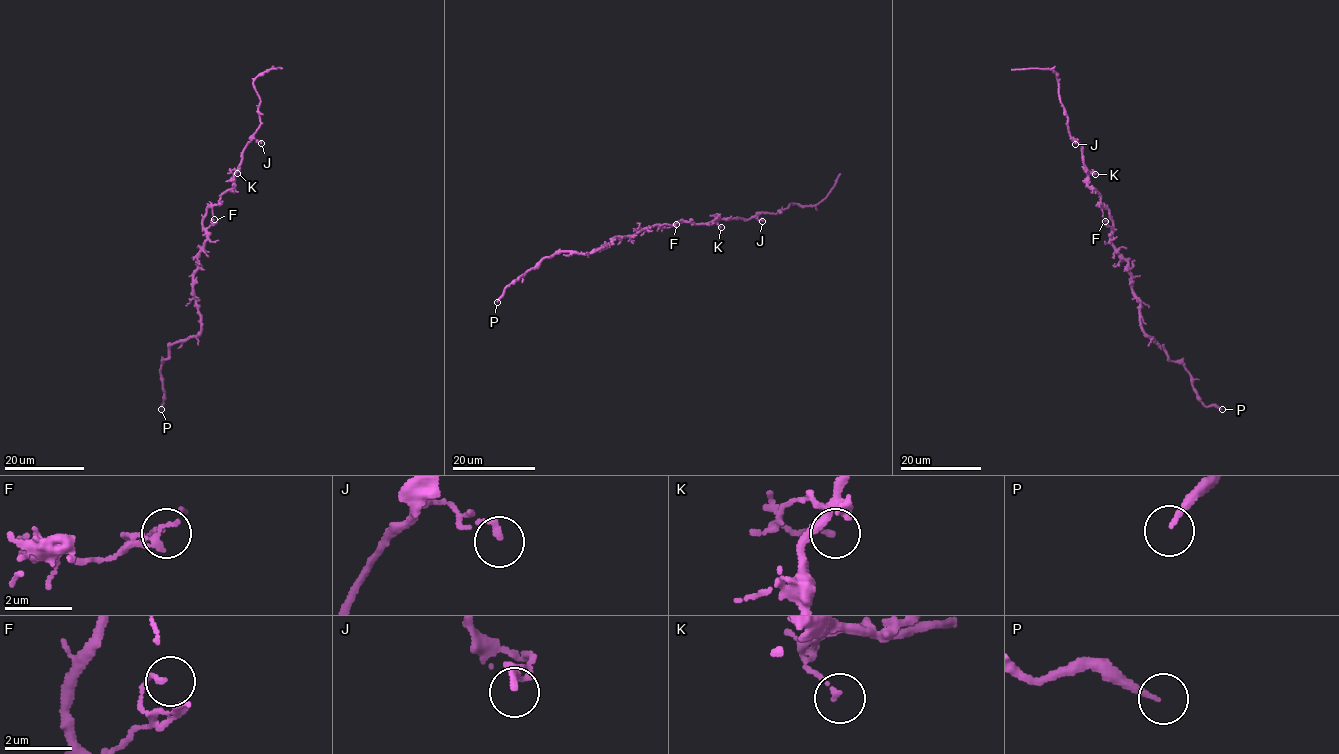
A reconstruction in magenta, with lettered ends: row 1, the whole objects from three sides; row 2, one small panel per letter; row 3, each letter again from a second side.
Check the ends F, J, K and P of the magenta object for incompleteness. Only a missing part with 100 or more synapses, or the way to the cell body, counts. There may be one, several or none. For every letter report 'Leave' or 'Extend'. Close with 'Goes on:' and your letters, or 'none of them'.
F: Leave
J: Leave
K: Leave
P: Leave
Goes on: none of them

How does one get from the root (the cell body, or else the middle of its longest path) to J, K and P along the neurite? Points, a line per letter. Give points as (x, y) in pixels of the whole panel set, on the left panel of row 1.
J: (205, 229), (205, 211), (232, 189), (243, 149), (254, 138), (261, 143)
K: (205, 229), (202, 226), (205, 211), (219, 202), (223, 193), (232, 189), (236, 170), (231, 170), (237, 173)
P: (205, 229), (207, 241), (193, 278), (201, 328), (196, 335), (174, 342), (162, 361), (161, 409)

